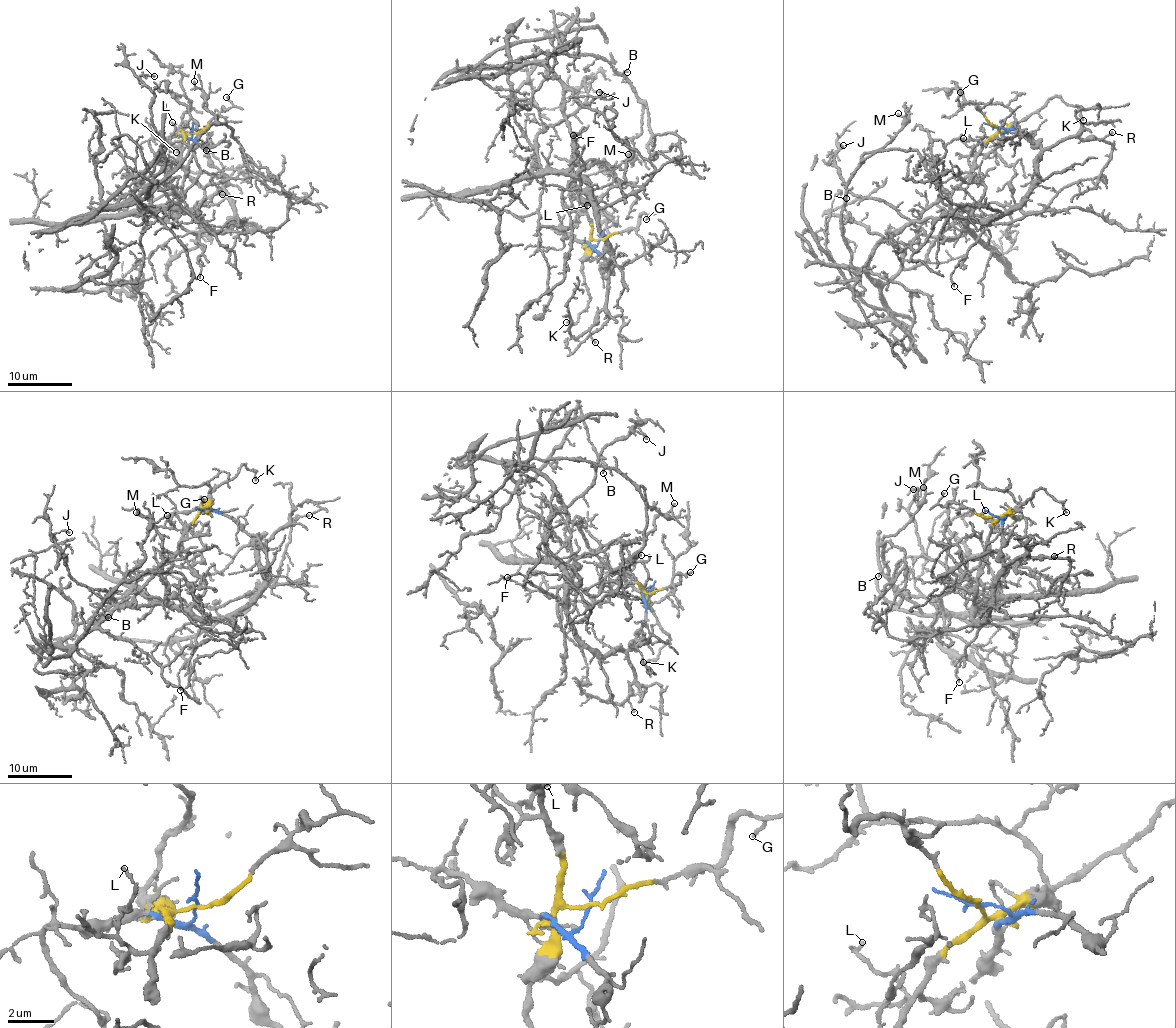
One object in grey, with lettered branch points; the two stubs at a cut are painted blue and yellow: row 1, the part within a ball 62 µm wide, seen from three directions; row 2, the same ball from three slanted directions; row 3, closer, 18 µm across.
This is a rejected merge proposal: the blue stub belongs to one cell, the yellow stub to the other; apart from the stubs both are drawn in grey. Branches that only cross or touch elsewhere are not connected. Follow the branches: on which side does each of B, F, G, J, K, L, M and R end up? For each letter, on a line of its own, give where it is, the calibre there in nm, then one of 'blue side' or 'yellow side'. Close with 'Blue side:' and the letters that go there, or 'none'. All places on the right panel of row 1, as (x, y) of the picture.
B: place (846, 198); calibre 110 nm; yellow side
F: place (954, 286); calibre 150 nm; blue side
G: place (960, 92); calibre 130 nm; yellow side
J: place (843, 145); calibre 150 nm; blue side
K: place (1083, 120); calibre 170 nm; yellow side
L: place (963, 138); calibre 120 nm; yellow side
M: place (898, 113); calibre 130 nm; yellow side
R: place (1112, 132); calibre 130 nm; blue side
Blue side: F, J, R

